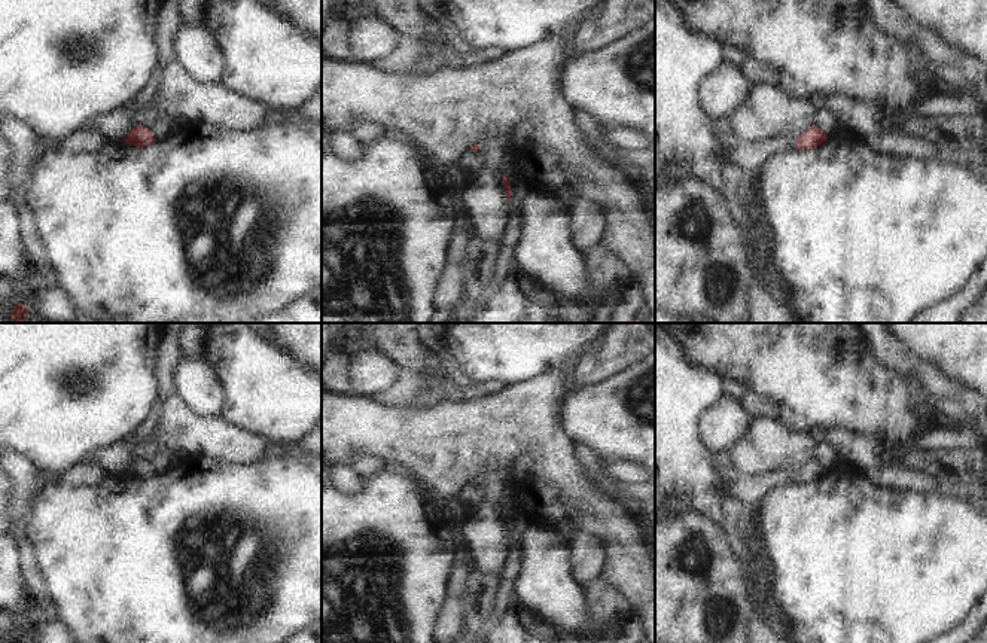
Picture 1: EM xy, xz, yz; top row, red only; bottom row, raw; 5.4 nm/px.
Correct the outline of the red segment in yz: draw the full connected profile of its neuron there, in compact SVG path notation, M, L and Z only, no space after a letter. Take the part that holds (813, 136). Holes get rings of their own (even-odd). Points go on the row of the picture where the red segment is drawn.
M810 125L802 134L798 135L795 149L808 152L816 149L829 137L816 125Z

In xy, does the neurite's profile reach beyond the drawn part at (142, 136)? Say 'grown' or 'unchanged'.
unchanged

